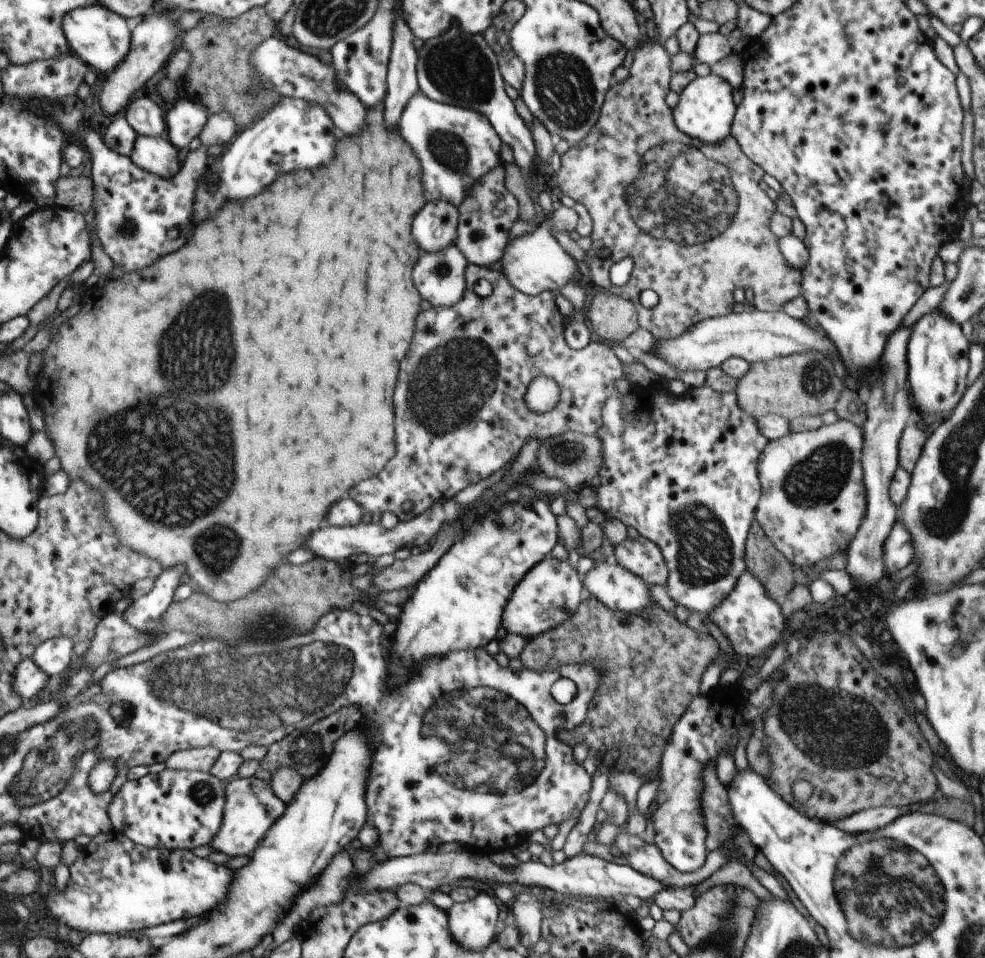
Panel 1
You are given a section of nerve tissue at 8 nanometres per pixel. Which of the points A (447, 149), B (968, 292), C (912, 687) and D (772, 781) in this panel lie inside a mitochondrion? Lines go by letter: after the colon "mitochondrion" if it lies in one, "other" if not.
A: mitochondrion
B: mitochondrion
C: other
D: other

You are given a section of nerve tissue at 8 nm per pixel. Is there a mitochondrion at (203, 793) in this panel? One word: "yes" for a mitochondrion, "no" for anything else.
yes

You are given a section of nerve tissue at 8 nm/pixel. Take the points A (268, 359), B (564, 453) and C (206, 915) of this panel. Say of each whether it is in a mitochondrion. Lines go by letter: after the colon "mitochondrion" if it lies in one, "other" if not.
A: other
B: mitochondrion
C: other

